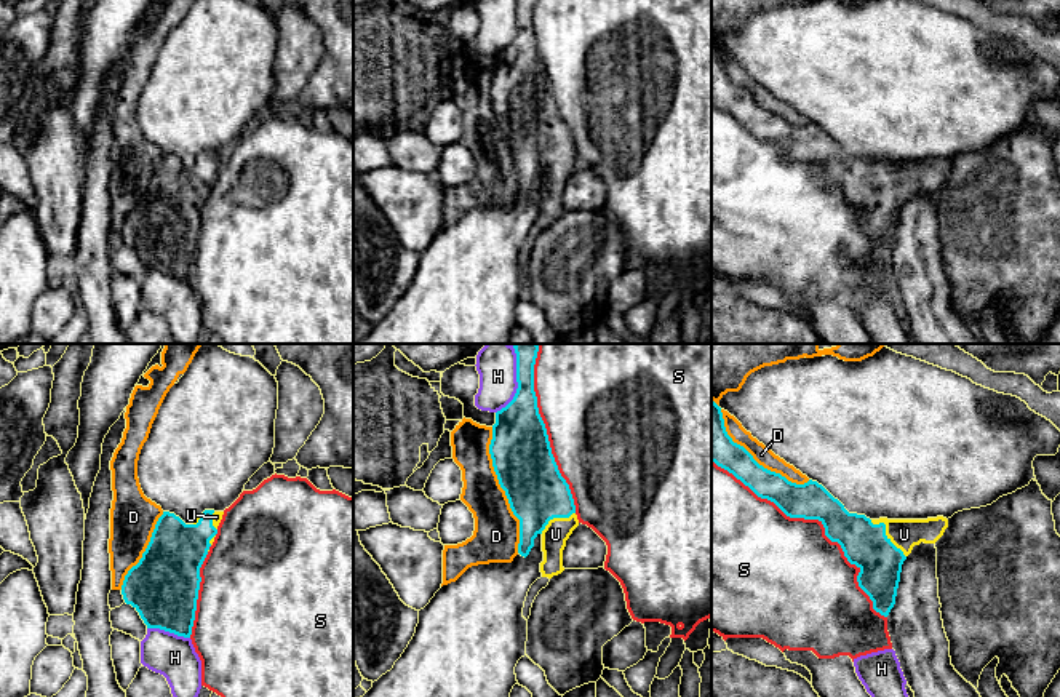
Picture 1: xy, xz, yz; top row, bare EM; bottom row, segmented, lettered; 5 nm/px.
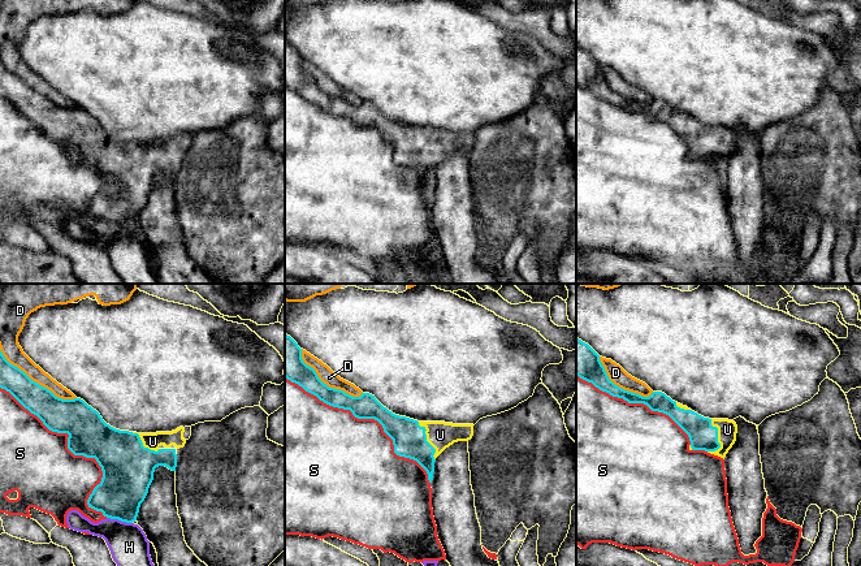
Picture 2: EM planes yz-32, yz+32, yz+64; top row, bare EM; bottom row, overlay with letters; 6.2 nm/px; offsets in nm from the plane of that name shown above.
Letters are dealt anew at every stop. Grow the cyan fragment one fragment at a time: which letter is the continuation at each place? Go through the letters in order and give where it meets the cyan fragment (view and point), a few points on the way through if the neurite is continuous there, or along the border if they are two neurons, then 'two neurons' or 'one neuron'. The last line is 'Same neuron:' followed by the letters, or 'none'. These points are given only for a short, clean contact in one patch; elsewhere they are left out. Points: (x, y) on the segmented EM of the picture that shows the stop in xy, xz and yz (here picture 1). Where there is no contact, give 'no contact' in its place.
D: contact xz (502, 488); two neurons
H: contact xz (517, 381); two neurons
S: contact yz (817, 518); two neurons
U: contact yz (884, 534); one neuron
Same neuron: U

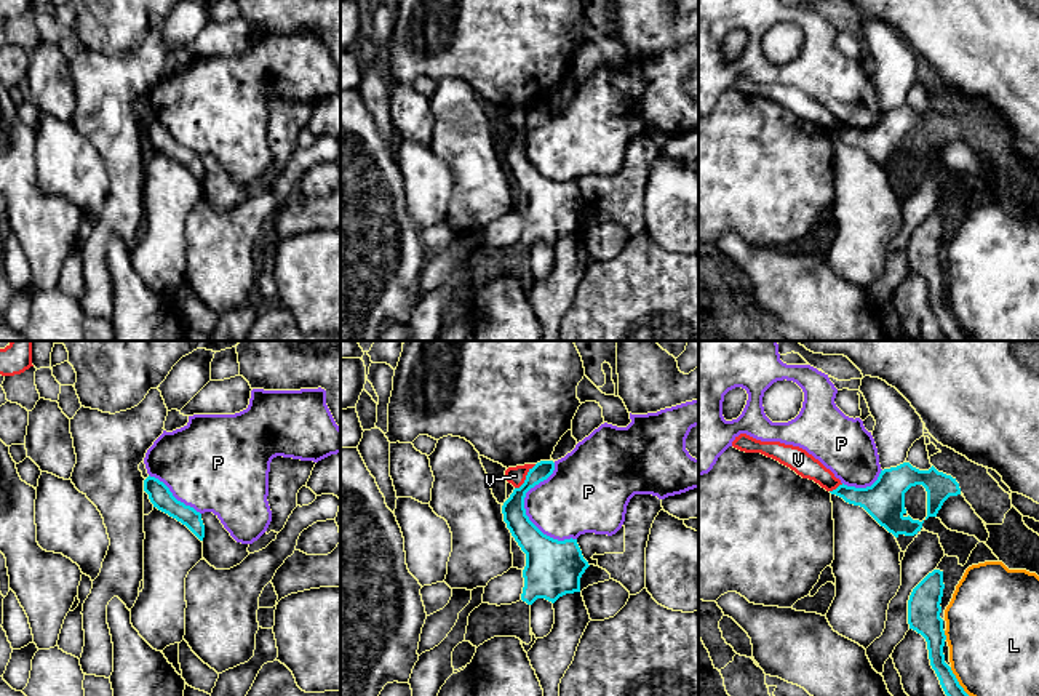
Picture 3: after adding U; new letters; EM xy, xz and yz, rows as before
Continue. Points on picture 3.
L: contact yz (945, 636); two neurons
P: contact xz (525, 512); two neurons
V: contact xz (526, 477); border xz (536, 464), (515, 488); two neurons
Same neuron: none

